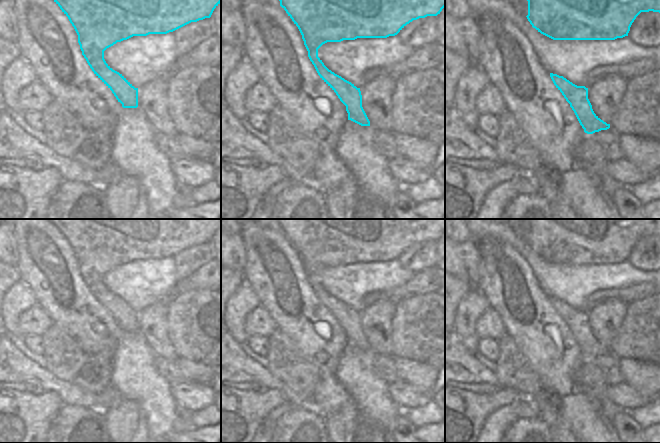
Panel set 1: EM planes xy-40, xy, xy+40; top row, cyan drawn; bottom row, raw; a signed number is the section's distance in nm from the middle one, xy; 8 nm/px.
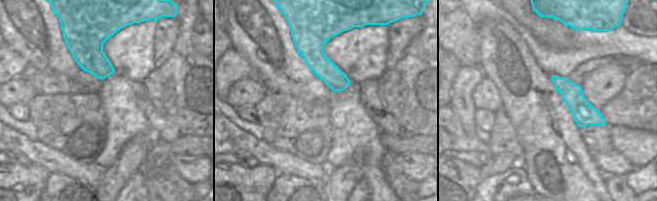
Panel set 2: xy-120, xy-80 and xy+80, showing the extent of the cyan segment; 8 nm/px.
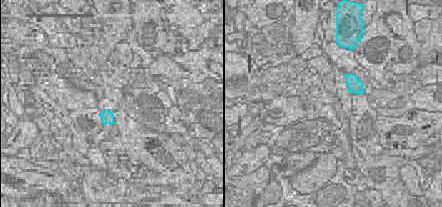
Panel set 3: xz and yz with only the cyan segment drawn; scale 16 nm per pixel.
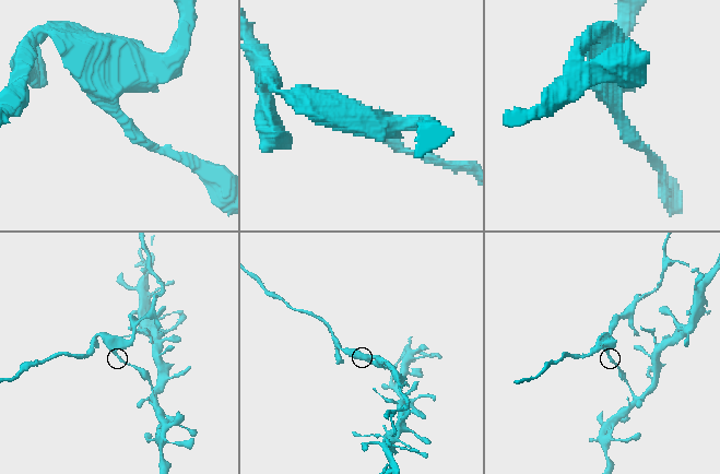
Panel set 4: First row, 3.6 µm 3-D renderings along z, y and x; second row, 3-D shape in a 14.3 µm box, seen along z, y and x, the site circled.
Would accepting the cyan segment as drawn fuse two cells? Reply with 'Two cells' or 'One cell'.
Two cells

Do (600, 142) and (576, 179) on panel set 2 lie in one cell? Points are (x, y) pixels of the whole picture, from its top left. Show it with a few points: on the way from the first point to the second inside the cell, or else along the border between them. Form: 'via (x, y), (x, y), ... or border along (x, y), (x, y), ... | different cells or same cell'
border along (579, 132), (586, 147), (592, 153) | different cells

